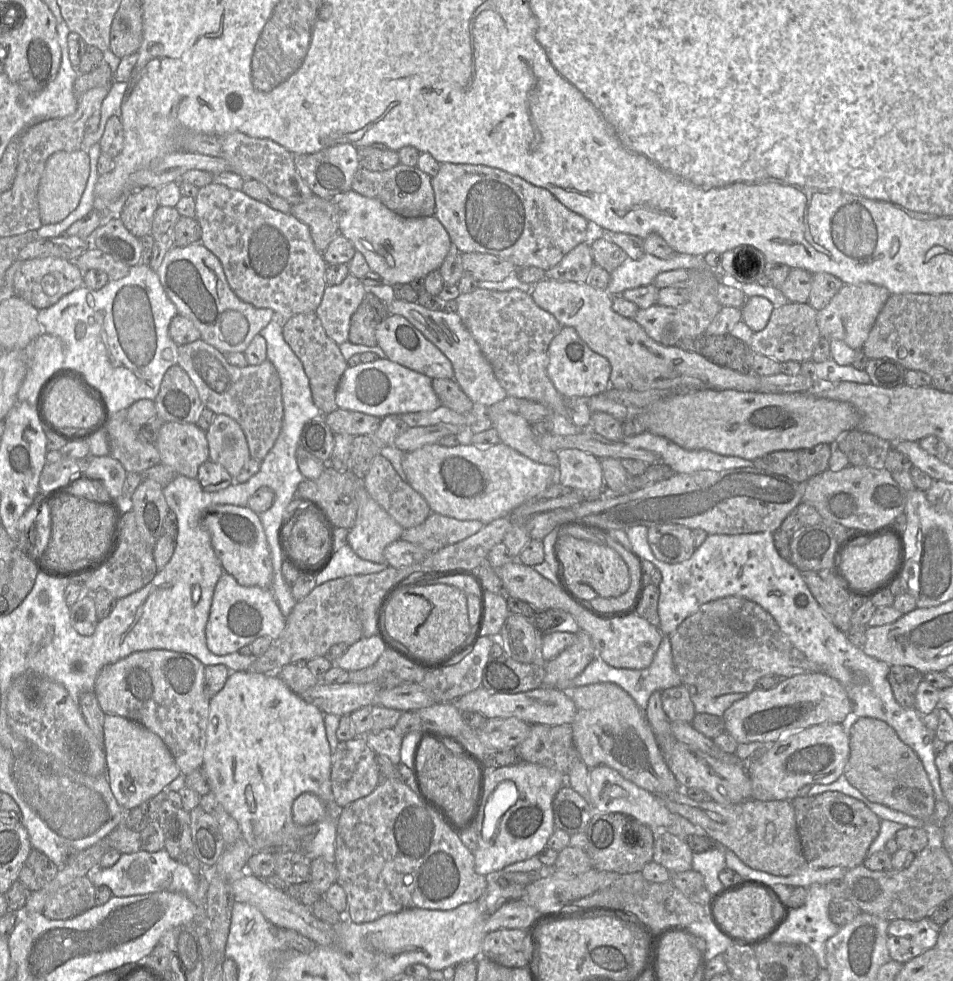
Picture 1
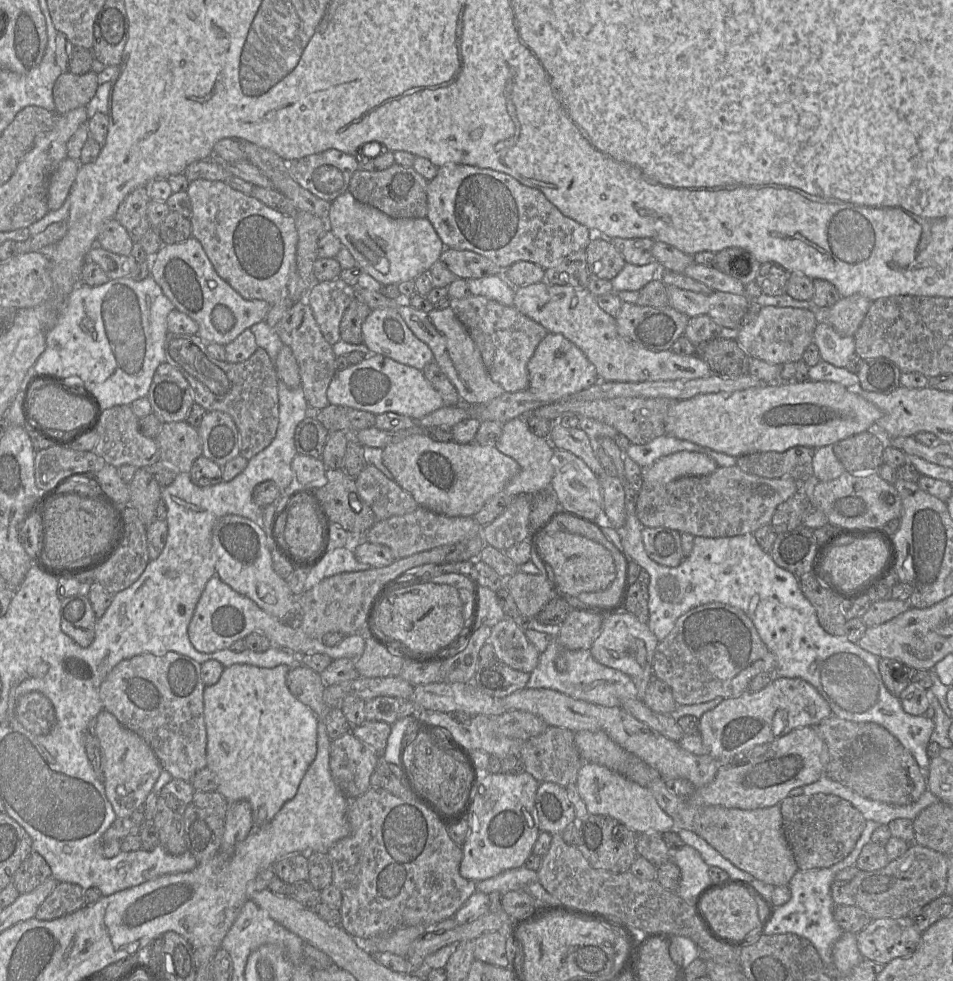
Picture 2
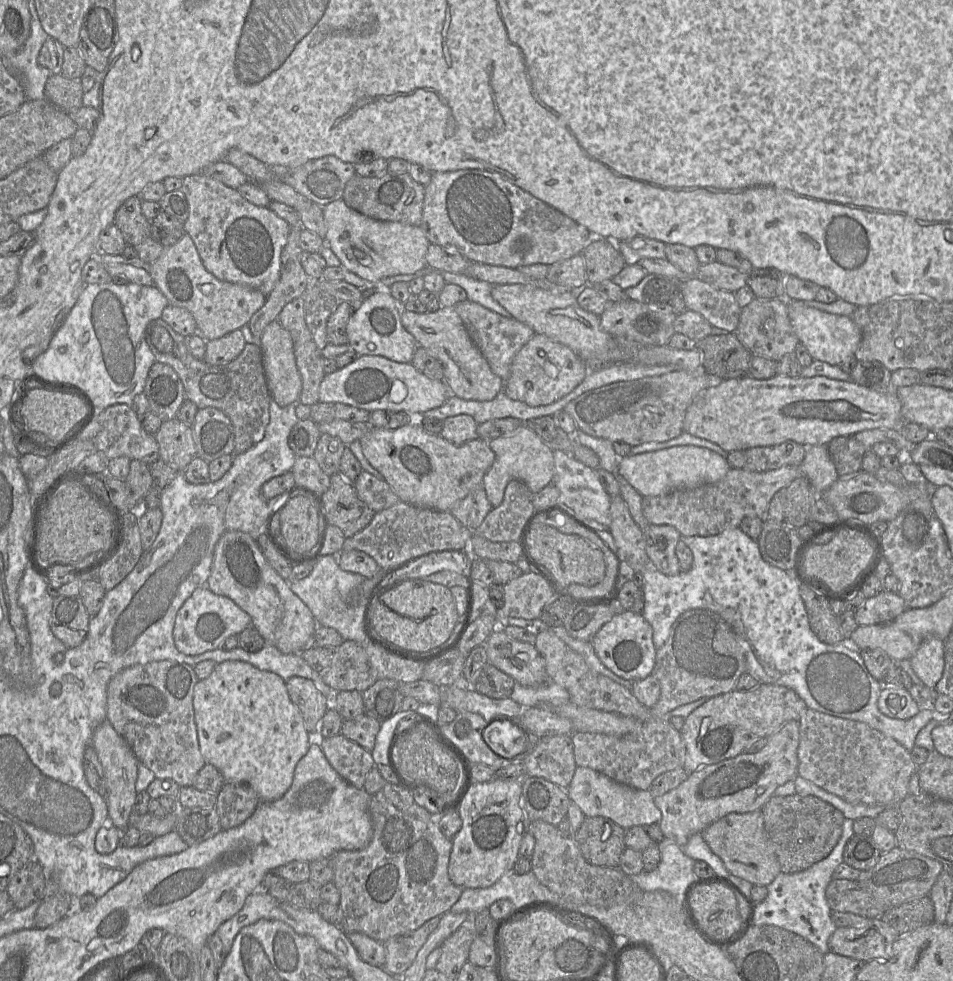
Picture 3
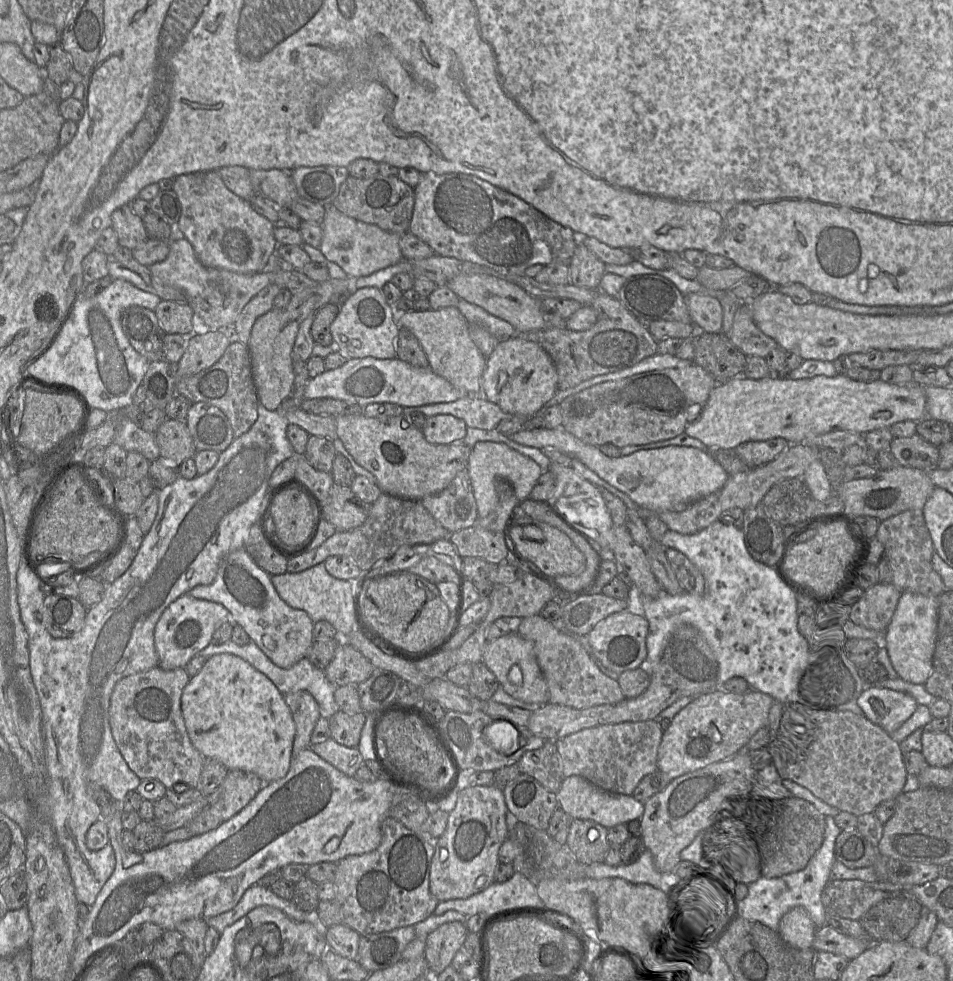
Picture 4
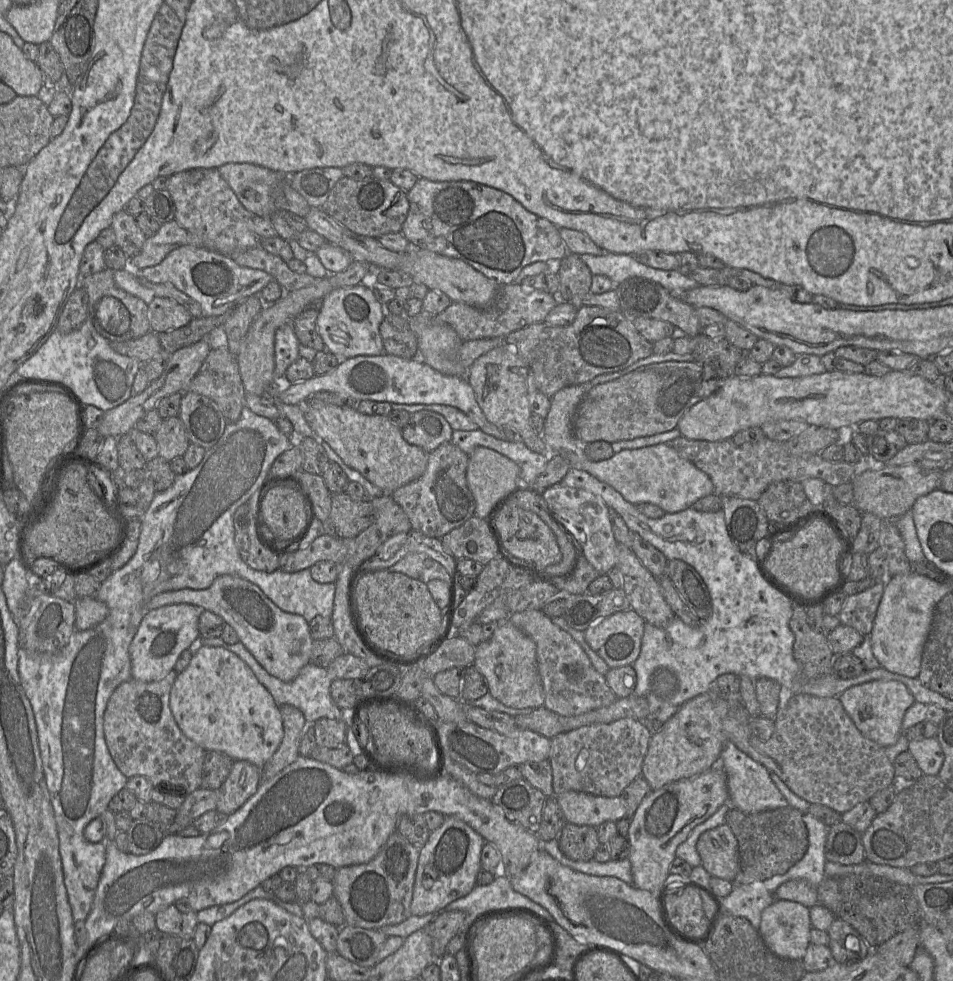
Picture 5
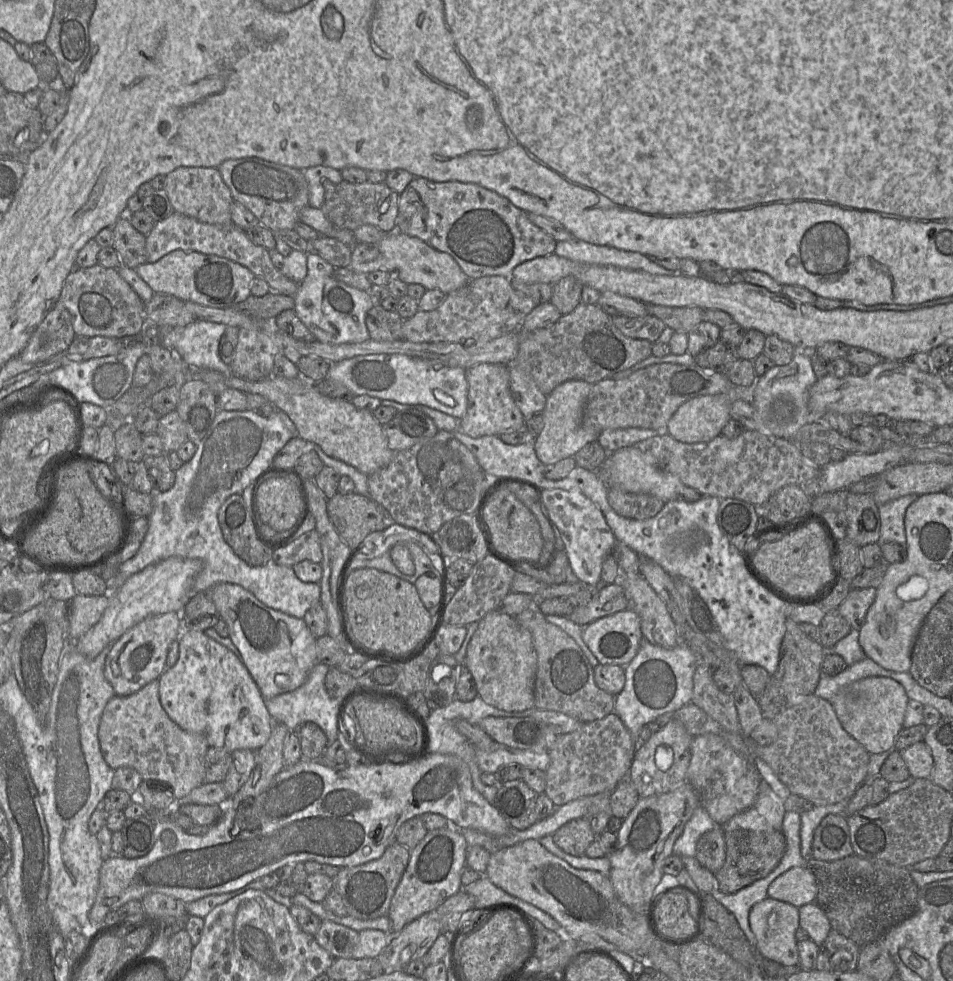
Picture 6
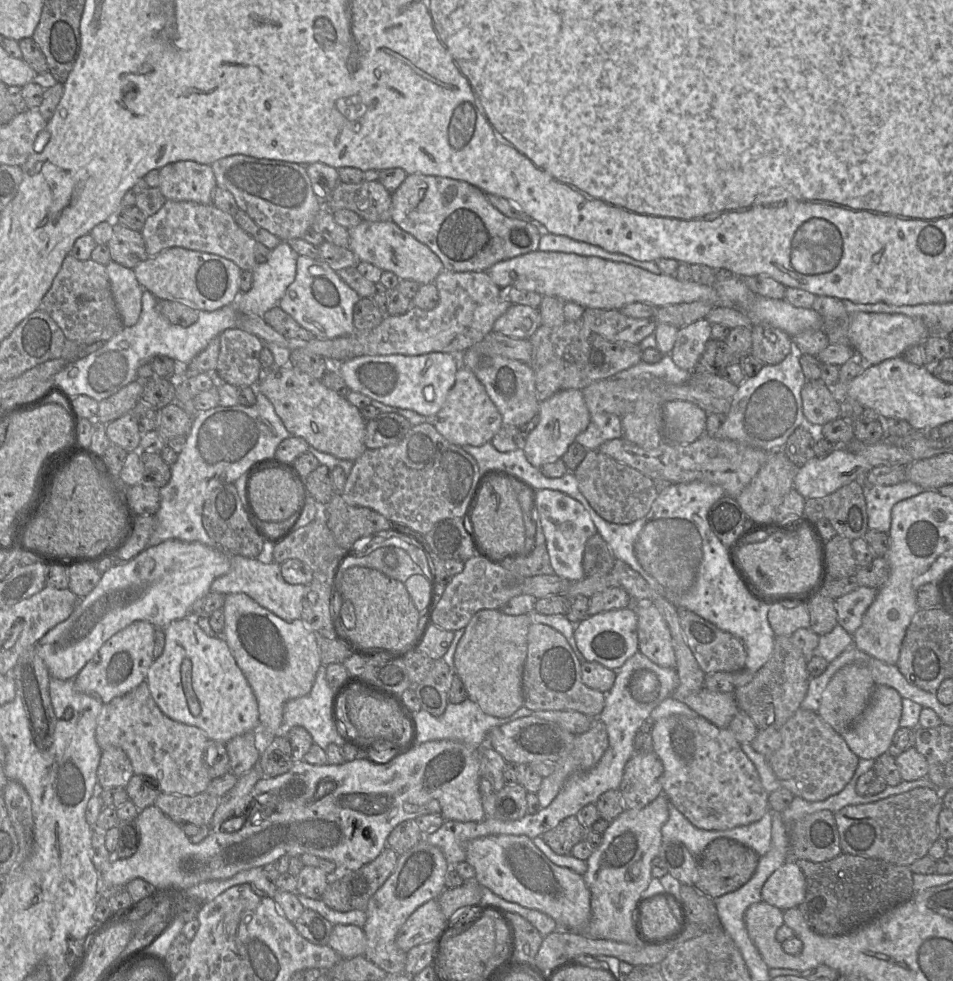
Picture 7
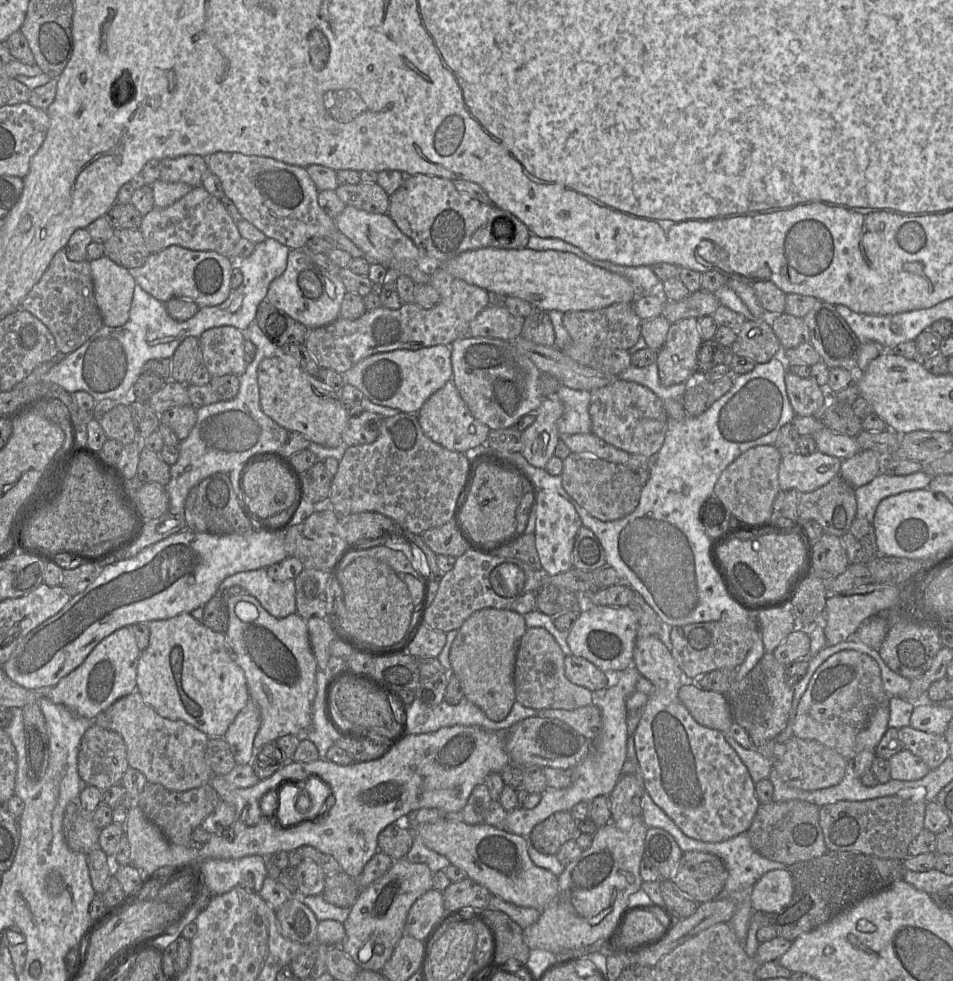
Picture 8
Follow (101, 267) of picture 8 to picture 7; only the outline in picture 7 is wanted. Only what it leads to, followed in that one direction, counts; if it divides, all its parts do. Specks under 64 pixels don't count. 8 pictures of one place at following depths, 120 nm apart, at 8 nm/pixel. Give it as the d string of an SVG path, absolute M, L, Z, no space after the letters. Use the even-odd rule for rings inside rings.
M111 260L106 265L112 296L125 327L135 325L142 310L142 292L133 269Z

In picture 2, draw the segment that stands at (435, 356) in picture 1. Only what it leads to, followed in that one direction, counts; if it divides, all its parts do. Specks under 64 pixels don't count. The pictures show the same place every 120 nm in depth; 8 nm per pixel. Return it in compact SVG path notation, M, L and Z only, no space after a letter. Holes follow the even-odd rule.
M374 309L361 327L363 344L371 353L382 355L420 371L434 361L431 349L409 329L403 318L394 309Z

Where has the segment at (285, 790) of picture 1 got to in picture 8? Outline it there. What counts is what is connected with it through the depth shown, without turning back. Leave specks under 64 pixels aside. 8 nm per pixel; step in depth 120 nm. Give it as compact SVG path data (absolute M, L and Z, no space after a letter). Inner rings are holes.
M181 613L170 619L151 621L148 623L148 626L150 630L149 644L148 647L141 652L136 677L136 690L140 692L143 701L163 718L167 718L172 721L183 721L194 726L209 737L223 737L229 725L234 721L238 713L246 706L250 699L246 678L242 669L236 664L229 654L225 633L213 631L203 623L194 619L190 613Z

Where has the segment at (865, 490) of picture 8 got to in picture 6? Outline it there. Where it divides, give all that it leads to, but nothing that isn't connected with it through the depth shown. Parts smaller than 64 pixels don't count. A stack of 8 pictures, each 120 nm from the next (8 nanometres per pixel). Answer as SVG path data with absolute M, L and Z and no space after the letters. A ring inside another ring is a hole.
M906 495L878 507L881 520L880 539L877 542L879 545L896 542L901 546L906 546L905 513L919 496Z

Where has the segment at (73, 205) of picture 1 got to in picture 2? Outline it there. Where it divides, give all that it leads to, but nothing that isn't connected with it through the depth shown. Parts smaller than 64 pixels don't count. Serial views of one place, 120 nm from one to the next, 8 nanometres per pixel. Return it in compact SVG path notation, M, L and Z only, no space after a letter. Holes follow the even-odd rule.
M67 157L51 174L47 190L49 211L57 210L65 203L80 165L79 161Z

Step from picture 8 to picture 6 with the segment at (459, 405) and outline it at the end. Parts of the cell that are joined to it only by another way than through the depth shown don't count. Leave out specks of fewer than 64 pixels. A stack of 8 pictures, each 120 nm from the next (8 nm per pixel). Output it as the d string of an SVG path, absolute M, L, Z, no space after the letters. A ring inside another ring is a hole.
M480 363L466 369L465 375L468 383L468 405L465 415L459 420L457 431L479 438L524 430L525 418L510 391L508 365Z

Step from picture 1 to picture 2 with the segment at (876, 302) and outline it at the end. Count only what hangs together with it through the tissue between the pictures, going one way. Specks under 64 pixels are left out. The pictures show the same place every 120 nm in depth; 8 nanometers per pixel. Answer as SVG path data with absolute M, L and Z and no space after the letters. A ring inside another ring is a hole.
M860 295L840 297L831 307L823 310L823 320L835 331L845 336L854 336L867 314L872 301Z

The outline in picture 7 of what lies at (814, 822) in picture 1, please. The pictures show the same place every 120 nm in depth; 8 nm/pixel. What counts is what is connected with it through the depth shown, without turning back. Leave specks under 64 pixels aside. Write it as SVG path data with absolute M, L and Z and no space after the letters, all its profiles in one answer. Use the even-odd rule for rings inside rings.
M727 838L716 839L697 857L696 883L693 887L711 899L733 892L751 879L759 858L755 851L736 841Z

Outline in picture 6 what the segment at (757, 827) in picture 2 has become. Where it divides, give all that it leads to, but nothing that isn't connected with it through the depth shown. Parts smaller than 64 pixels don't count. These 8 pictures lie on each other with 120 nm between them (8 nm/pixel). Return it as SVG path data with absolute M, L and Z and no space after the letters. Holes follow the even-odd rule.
M716 828L704 833L697 842L695 858L701 866L717 873L726 858L725 831Z

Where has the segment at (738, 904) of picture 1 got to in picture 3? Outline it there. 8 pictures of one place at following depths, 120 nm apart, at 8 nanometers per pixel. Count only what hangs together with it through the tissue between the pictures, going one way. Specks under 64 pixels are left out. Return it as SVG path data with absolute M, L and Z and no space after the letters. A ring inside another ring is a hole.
M721 884L702 885L691 894L690 904L702 928L712 937L731 940L739 937L746 926L746 918L741 920L735 890Z

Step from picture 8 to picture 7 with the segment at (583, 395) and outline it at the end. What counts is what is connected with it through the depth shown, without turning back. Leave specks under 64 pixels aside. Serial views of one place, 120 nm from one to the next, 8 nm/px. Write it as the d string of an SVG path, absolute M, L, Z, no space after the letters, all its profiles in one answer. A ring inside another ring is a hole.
M596 413L591 414L588 427L580 433L575 442L588 450L596 450L608 440L622 438L623 431L621 418L615 414Z

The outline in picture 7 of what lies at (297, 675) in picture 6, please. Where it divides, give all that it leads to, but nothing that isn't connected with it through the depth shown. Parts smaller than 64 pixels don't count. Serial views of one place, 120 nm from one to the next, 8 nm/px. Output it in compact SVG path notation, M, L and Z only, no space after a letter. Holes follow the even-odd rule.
M244 593L226 595L222 610L225 616L223 638L257 700L259 724L253 733L261 753L283 731L283 709L286 702L305 696L311 691L322 664L318 634L309 628L302 618L285 621Z

